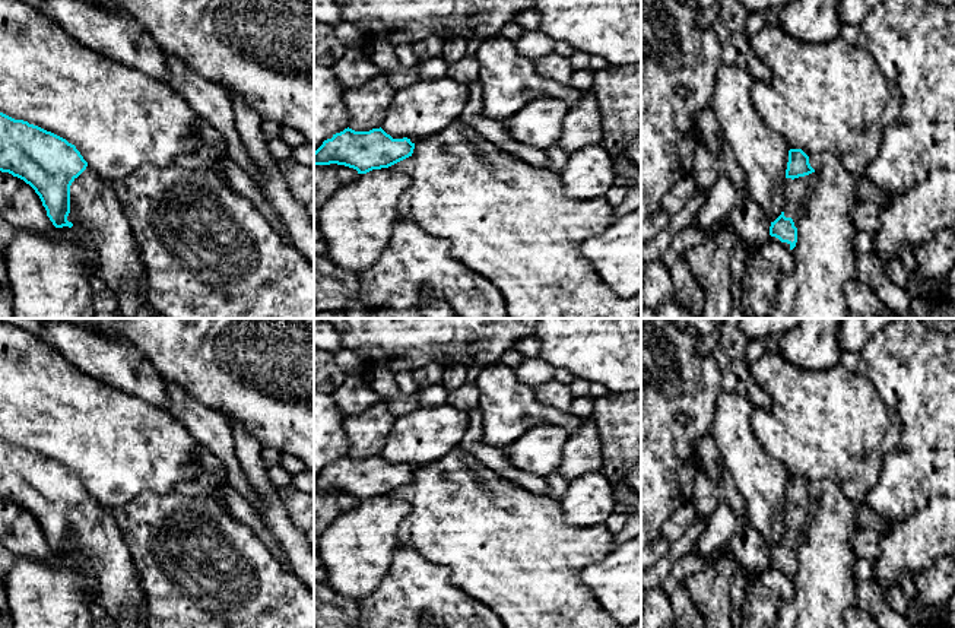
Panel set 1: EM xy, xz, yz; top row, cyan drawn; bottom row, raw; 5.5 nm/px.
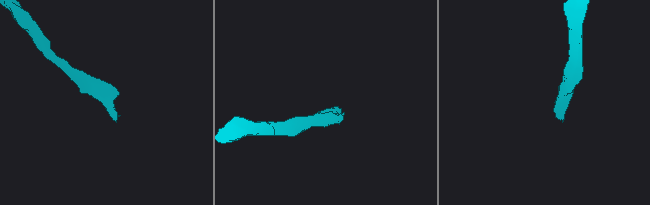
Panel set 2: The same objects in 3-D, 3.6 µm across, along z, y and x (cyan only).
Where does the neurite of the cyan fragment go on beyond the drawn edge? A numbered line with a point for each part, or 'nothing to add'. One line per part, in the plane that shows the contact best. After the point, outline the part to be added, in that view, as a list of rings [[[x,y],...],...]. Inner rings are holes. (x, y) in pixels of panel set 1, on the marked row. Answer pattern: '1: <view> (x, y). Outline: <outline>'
1: xy (94, 206). Outline: [[[89,165],[70,185],[70,215],[82,232],[89,237],[92,247],[96,250],[96,276],[117,294],[120,314],[124,318],[134,318],[145,310],[152,318],[156,318],[158,313],[147,301],[146,264],[140,247],[134,241],[130,223],[112,190],[112,183],[102,178]]]

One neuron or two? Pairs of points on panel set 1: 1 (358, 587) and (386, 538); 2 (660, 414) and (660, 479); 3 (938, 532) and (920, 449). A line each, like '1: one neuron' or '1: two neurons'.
1: one neuron
2: one neuron
3: two neurons

